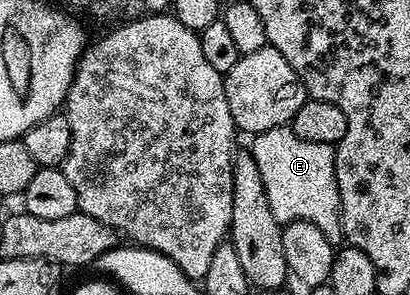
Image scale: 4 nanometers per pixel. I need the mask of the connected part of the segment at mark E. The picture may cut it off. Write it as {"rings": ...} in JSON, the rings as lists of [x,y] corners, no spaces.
{"rings":[[[290,125],[269,128],[269,132],[261,132],[250,139],[249,152],[253,160],[257,160],[257,169],[261,172],[261,184],[265,184],[265,196],[269,196],[269,208],[273,208],[273,216],[281,224],[288,222],[308,222],[325,232],[325,240],[332,244],[344,241],[341,224],[341,200],[337,188],[337,172],[335,171],[335,146],[317,144],[313,140],[301,140],[290,128]]]}

